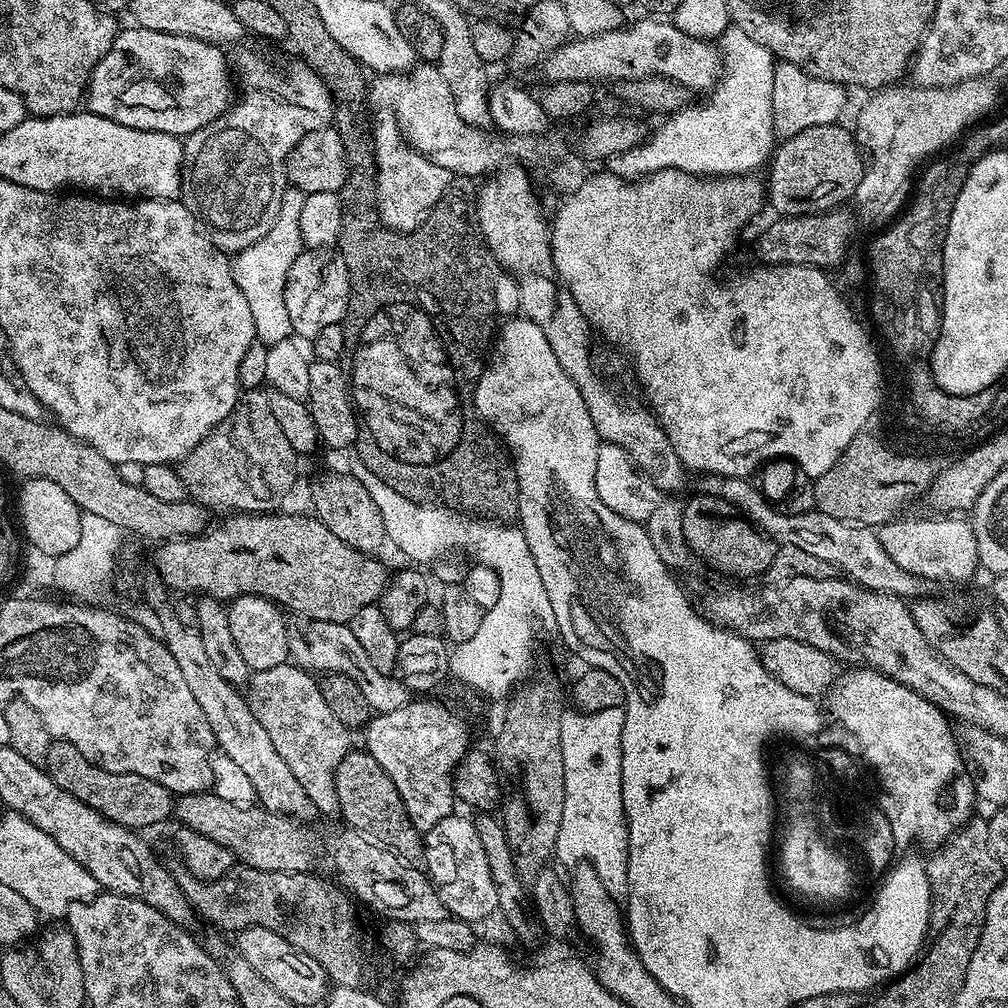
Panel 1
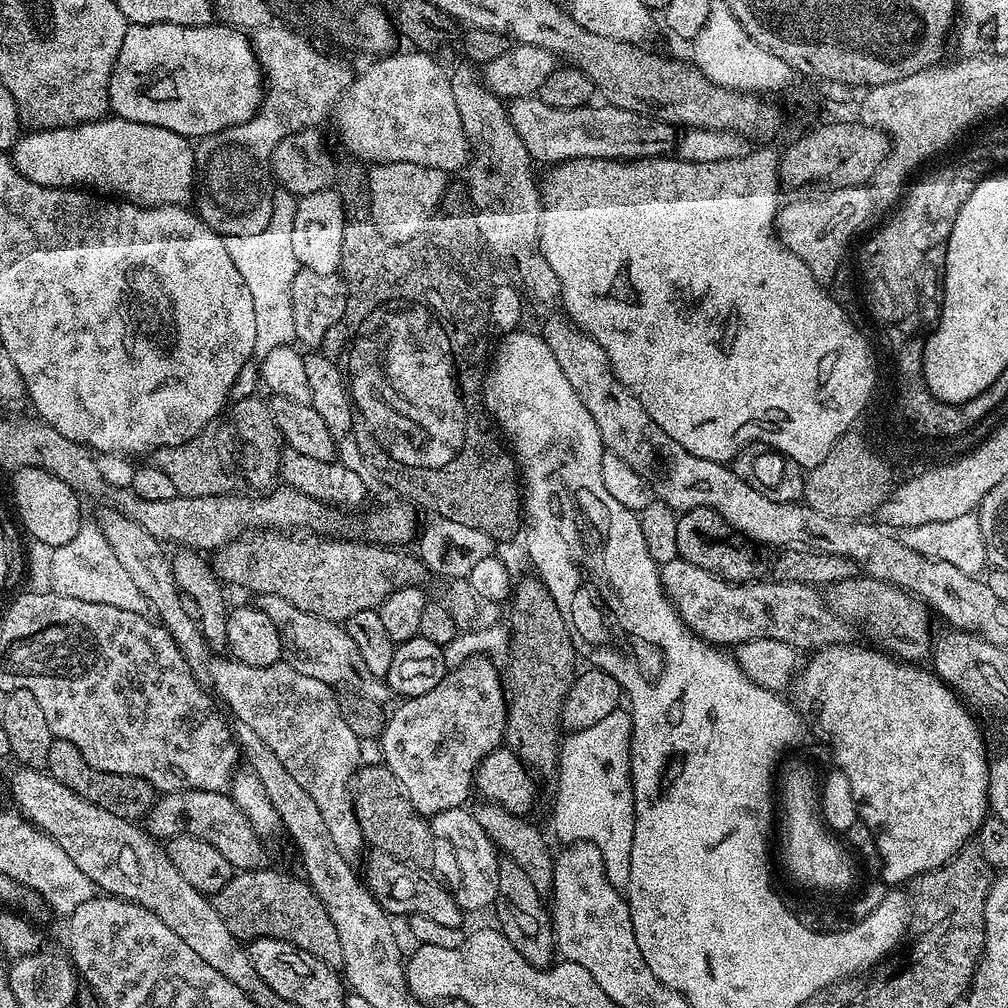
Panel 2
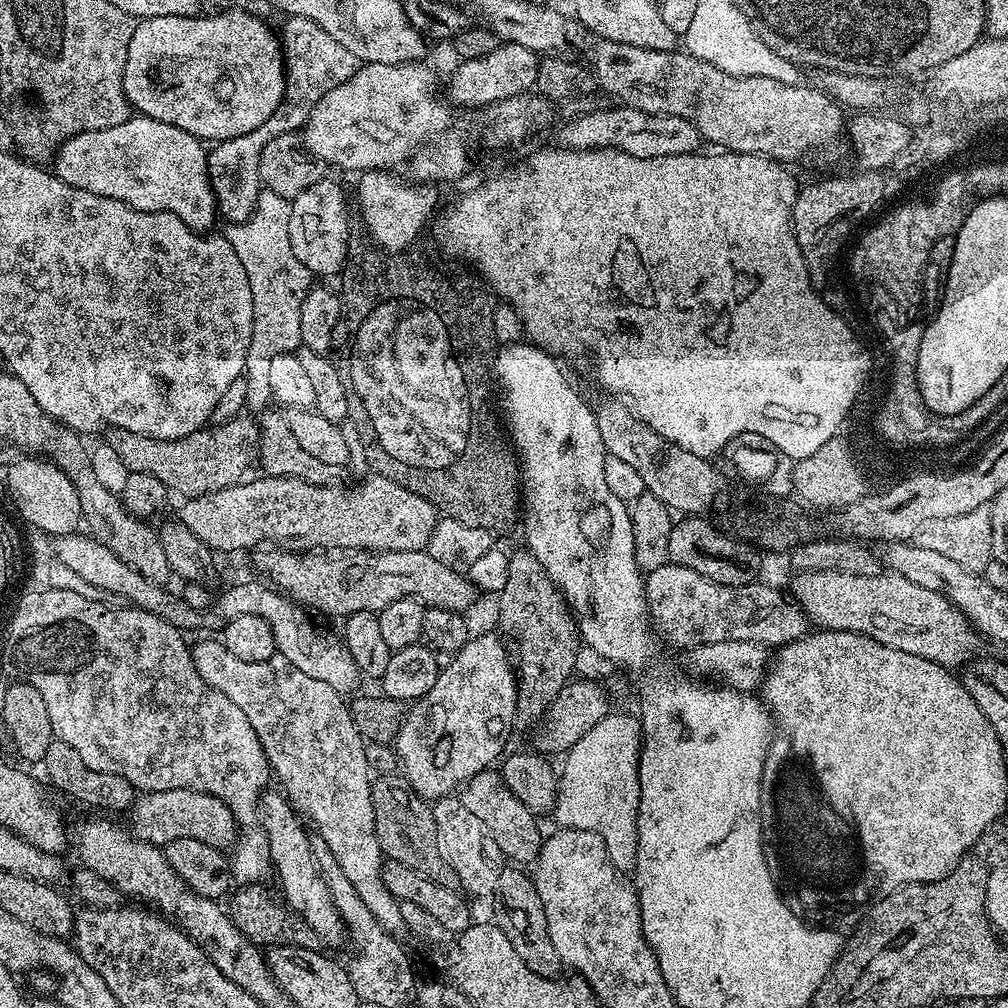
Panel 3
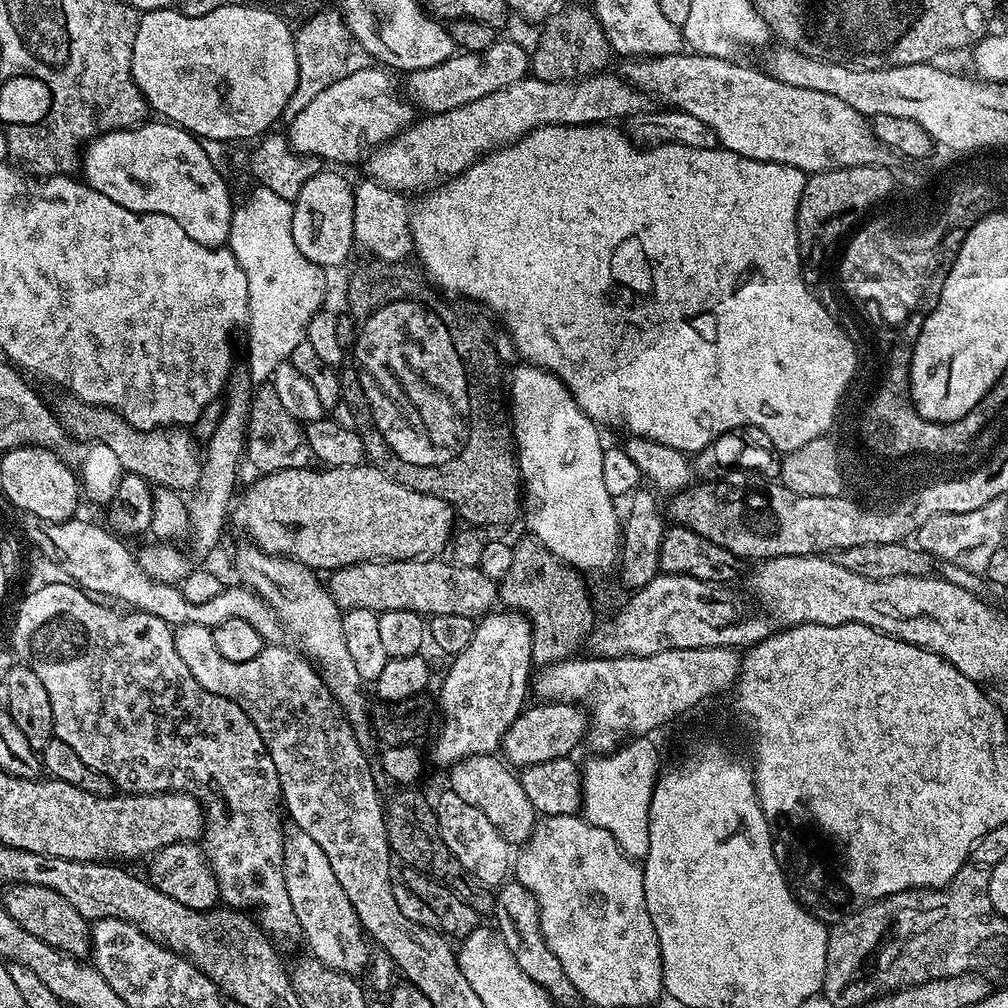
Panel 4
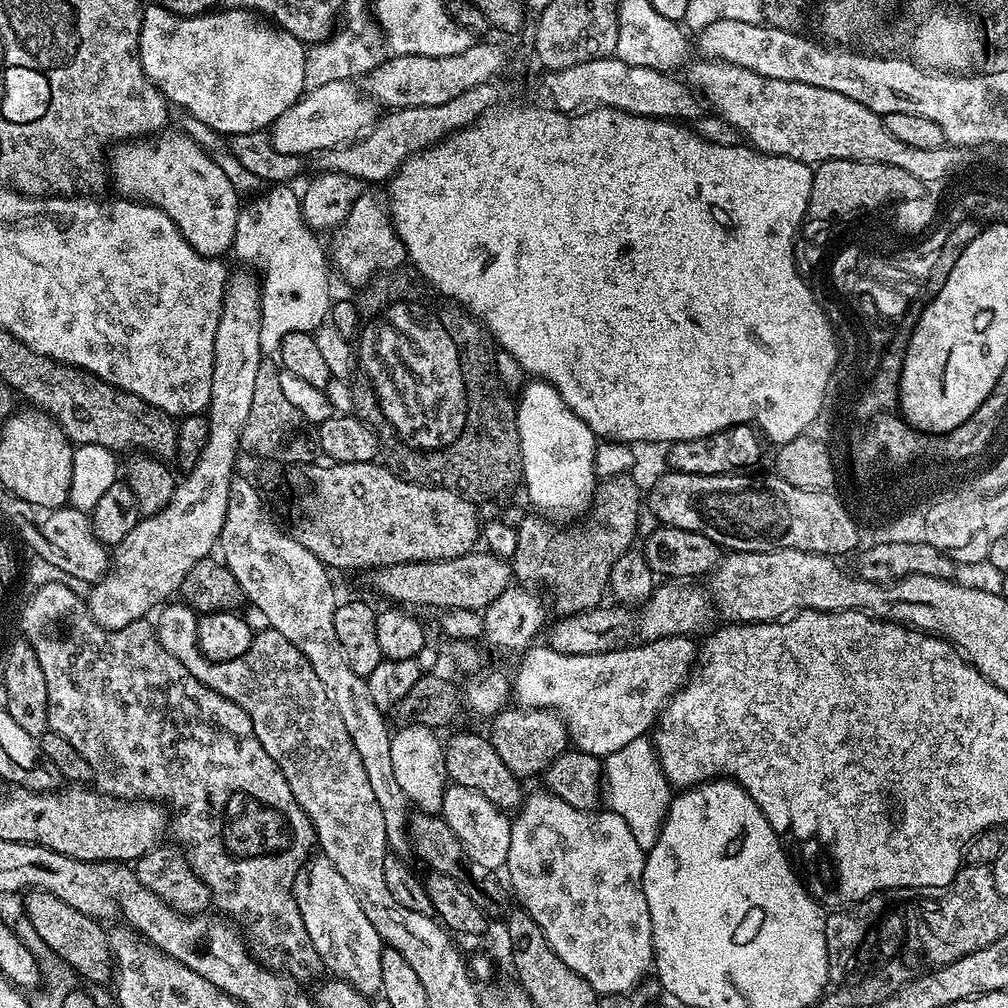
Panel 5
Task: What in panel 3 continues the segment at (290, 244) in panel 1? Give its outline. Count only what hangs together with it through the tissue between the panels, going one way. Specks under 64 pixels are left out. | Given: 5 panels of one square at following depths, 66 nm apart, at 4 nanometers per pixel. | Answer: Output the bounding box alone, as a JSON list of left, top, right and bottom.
[226,190,314,414]

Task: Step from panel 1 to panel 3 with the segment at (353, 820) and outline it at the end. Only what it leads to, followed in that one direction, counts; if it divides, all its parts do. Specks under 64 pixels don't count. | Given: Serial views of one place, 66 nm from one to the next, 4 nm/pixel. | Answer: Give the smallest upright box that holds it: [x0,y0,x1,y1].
[372,775,453,884]

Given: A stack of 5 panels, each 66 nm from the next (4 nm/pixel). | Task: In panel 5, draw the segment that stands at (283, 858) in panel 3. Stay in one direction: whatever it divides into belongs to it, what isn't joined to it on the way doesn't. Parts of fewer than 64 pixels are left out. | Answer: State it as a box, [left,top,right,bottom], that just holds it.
[294,854,382,993]

